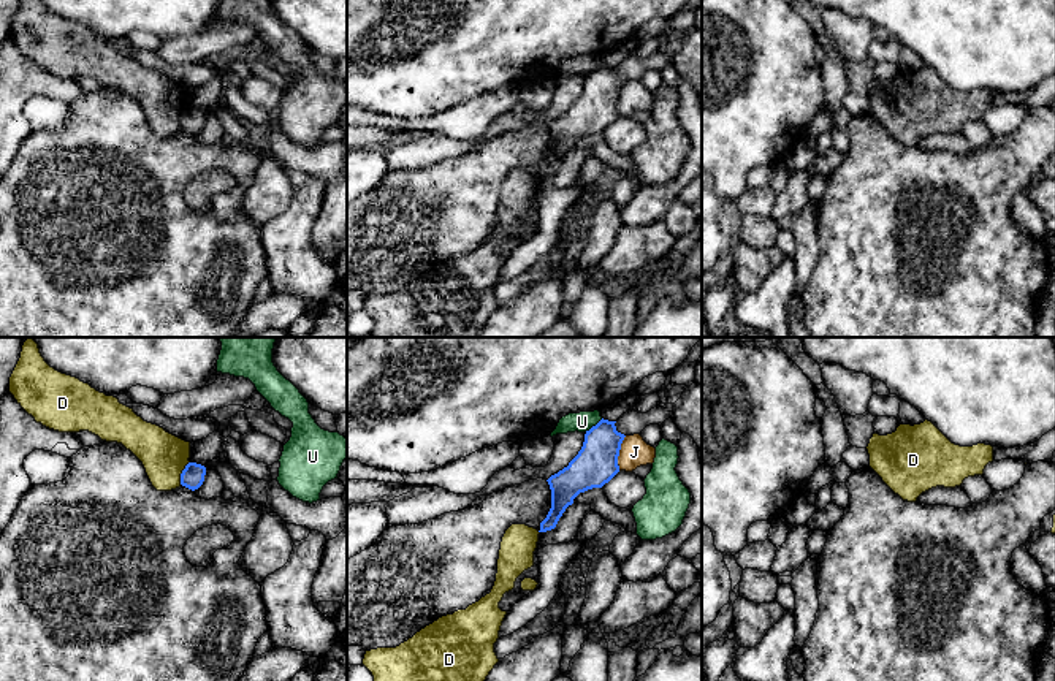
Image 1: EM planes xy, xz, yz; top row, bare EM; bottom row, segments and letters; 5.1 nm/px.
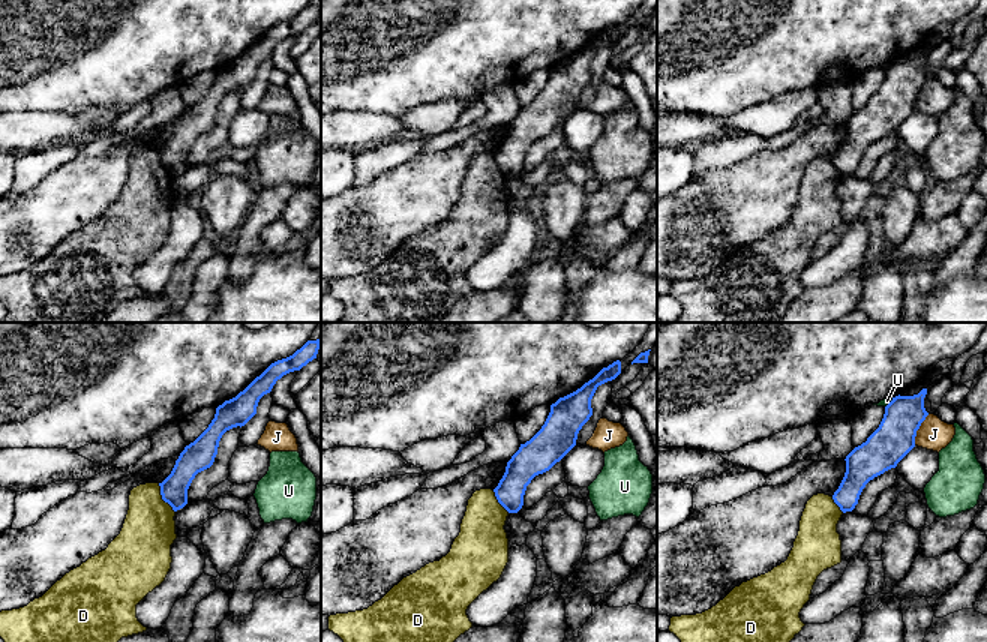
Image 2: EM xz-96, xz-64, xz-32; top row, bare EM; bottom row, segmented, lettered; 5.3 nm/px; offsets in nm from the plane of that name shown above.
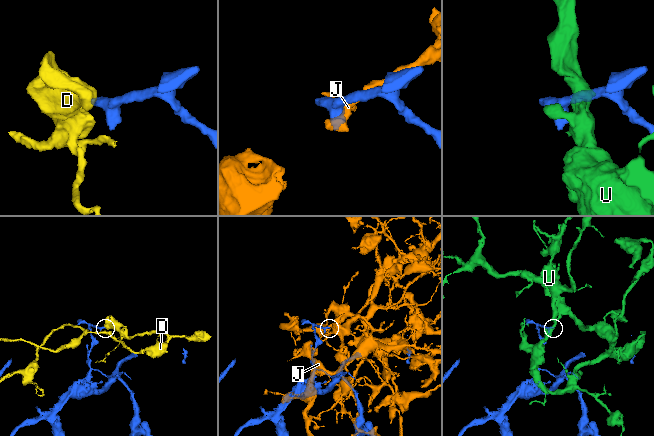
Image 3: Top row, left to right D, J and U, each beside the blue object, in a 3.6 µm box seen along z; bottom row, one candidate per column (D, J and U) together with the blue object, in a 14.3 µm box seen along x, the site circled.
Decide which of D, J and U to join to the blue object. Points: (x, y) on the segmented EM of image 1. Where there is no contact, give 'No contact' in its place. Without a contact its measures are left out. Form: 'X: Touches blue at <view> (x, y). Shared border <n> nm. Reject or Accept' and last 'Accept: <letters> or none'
D: Touches blue at xy (182, 472). Shared border 130 nm. Reject
J: Touches blue at xz (618, 453). Shared border 180 nm. Reject
U: Touches blue at xz (593, 426). Shared border 120 nm. Reject
Accept: none

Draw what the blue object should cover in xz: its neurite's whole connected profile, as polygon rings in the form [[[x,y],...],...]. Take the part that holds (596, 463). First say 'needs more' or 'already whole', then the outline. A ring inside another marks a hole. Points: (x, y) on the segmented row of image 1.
already whole | [[[602,418],[586,431],[578,455],[567,467],[547,480],[551,489],[551,508],[540,523],[539,532],[554,529],[580,493],[602,488],[619,472],[618,456],[626,436],[616,431],[615,423]]]

